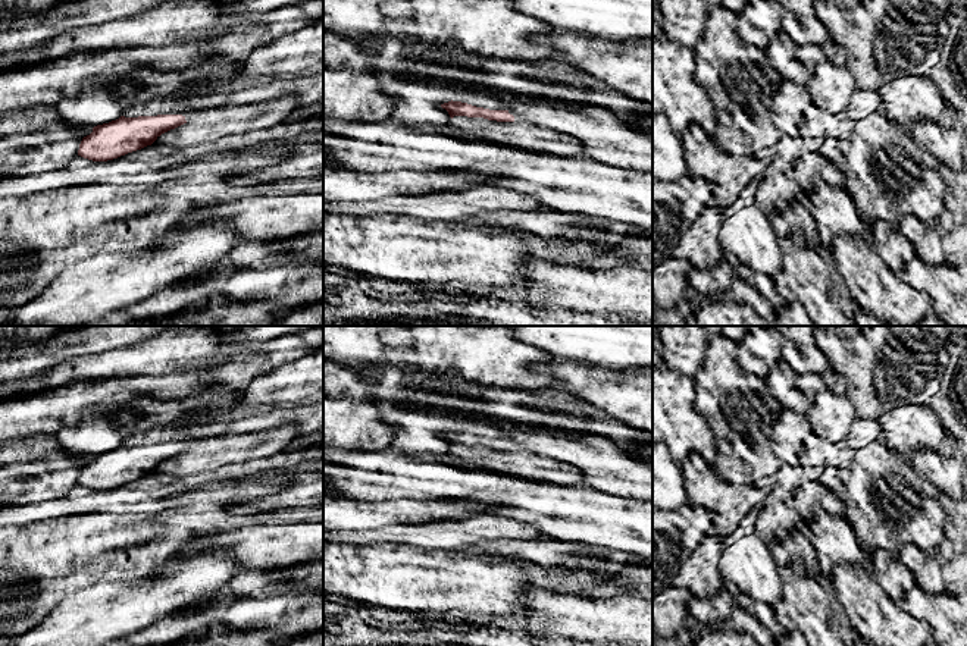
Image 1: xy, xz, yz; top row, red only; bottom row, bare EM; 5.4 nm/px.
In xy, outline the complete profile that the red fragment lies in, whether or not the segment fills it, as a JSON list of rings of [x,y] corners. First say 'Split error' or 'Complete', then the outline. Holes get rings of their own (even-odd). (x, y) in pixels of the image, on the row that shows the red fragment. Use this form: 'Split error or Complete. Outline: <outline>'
Split error. Outline: [[[234,88],[206,94],[160,94],[131,106],[123,116],[97,125],[82,138],[78,156],[93,162],[107,162],[151,145],[162,134],[198,117],[213,107],[223,107]]]

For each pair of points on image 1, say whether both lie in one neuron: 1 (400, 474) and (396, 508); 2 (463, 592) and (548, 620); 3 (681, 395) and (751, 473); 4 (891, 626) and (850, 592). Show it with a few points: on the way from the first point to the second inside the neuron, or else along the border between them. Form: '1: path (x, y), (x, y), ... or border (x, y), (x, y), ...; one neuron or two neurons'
1: border (362, 501), (432, 501); two neurons
2: border (529, 588), (525, 595), (525, 615); two neurons
3: border (695, 394), (694, 408), (704, 419), (716, 441); two neurons
4: path (881, 618), (860, 598); one neuron

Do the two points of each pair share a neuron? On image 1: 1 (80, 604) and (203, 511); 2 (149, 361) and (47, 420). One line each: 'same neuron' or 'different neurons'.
1: different neurons
2: different neurons

